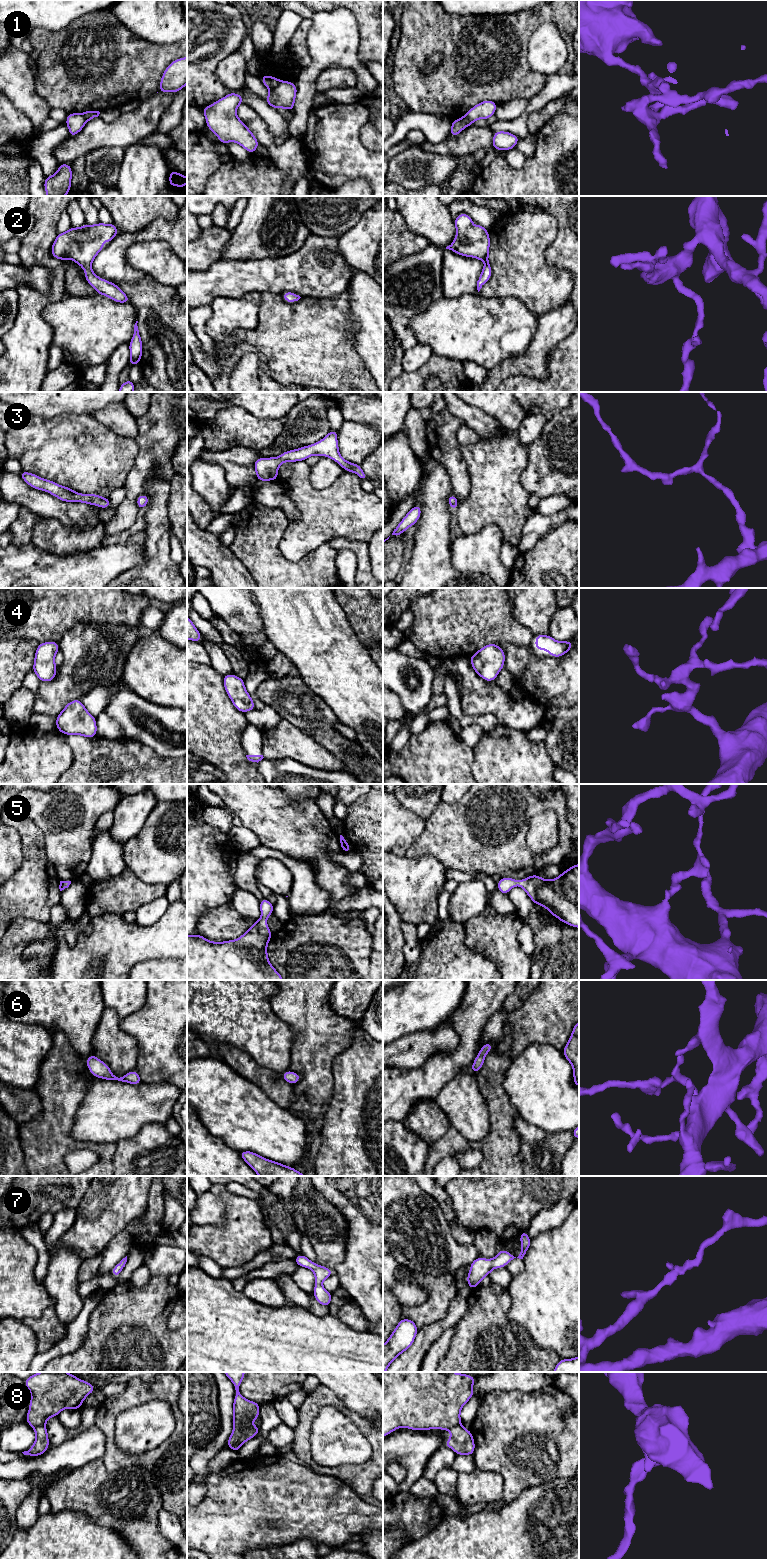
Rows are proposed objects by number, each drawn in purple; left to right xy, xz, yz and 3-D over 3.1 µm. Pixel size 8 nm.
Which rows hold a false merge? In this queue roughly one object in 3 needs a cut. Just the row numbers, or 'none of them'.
1, 8

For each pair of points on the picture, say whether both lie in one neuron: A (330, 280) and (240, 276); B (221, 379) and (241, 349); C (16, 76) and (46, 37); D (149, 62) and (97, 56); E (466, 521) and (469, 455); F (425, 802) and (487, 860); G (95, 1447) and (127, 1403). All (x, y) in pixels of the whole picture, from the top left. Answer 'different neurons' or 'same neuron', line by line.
A: same neuron
B: same neuron
C: different neurons
D: same neuron
E: same neuron
F: different neurons
G: different neurons

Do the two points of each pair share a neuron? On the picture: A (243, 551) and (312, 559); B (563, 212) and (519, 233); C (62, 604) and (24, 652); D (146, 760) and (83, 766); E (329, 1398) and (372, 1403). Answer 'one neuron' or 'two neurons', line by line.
A: one neuron
B: two neurons
C: two neurons
D: one neuron
E: two neurons

